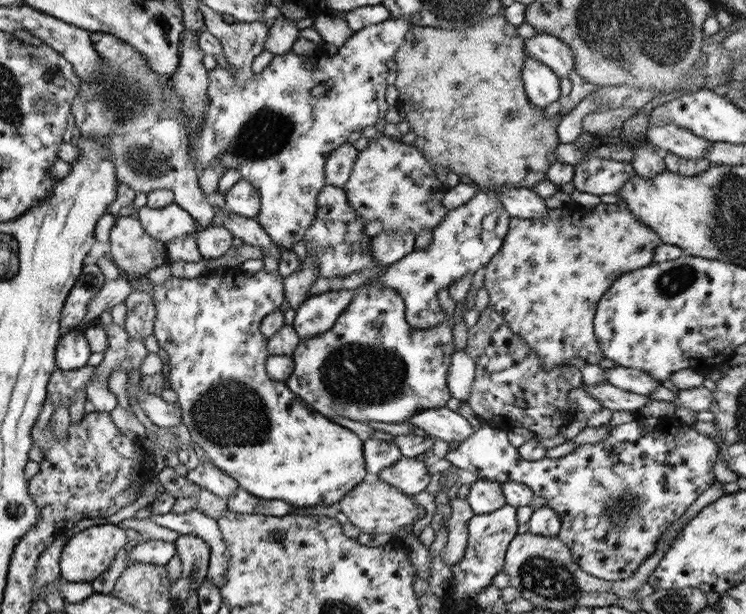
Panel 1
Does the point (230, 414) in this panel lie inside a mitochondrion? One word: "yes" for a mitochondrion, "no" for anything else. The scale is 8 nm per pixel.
yes

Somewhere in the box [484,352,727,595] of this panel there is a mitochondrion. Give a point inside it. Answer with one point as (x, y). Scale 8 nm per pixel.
(627, 505)

